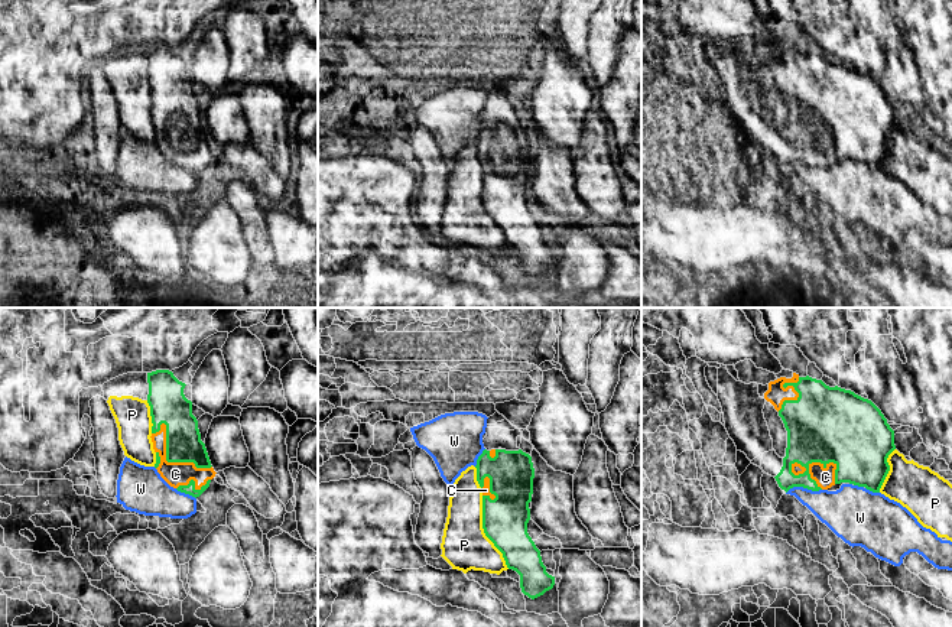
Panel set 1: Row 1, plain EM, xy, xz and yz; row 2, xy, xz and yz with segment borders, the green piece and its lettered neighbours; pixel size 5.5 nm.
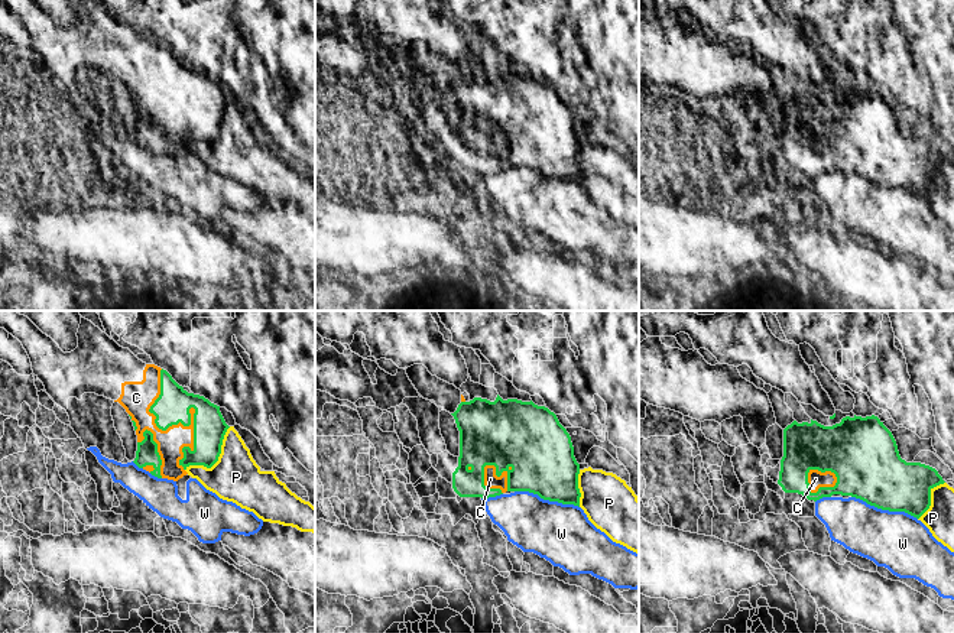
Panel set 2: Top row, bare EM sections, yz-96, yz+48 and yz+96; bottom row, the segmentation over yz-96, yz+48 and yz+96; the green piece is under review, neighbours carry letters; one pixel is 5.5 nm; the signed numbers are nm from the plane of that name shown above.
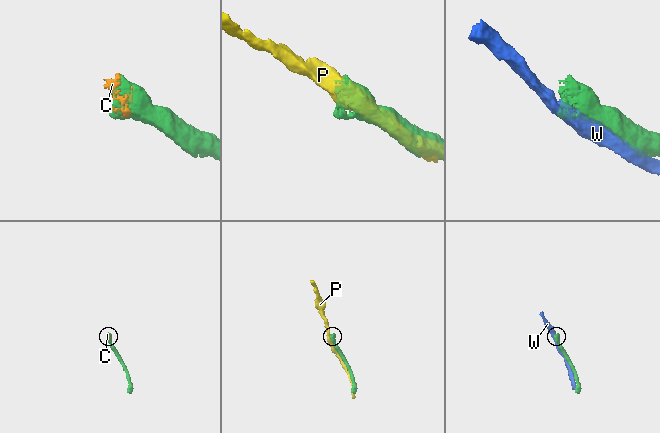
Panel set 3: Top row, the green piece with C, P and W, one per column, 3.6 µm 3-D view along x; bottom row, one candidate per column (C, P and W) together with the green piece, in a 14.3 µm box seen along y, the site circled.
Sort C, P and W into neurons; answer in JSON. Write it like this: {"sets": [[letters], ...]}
{"sets": [["C"], ["P"], ["W"]]}

